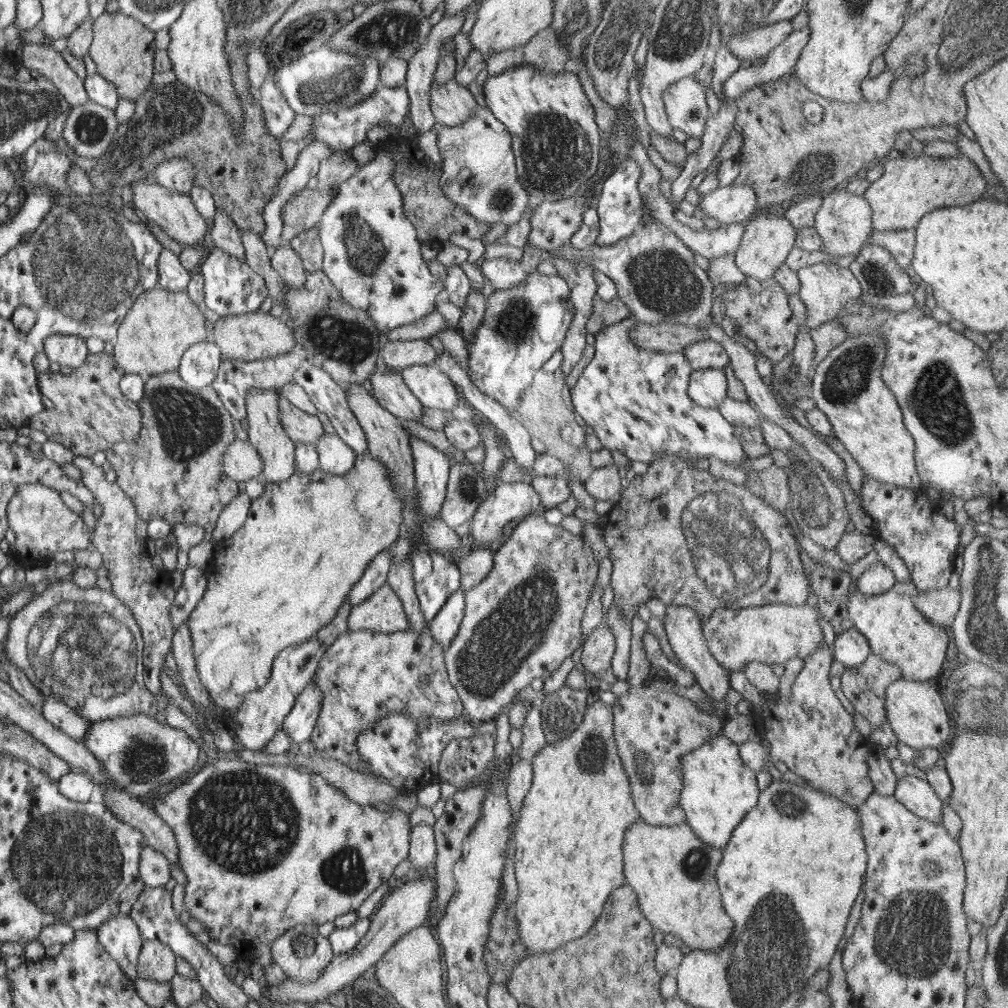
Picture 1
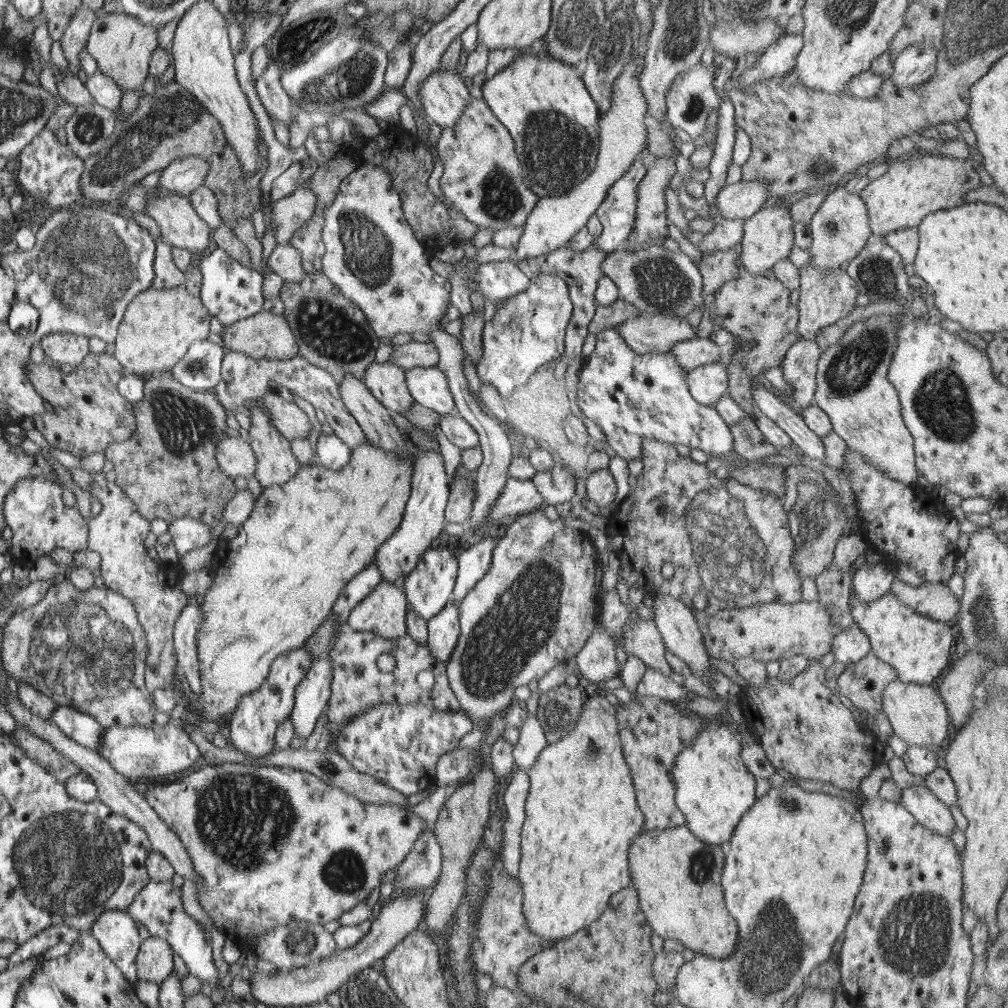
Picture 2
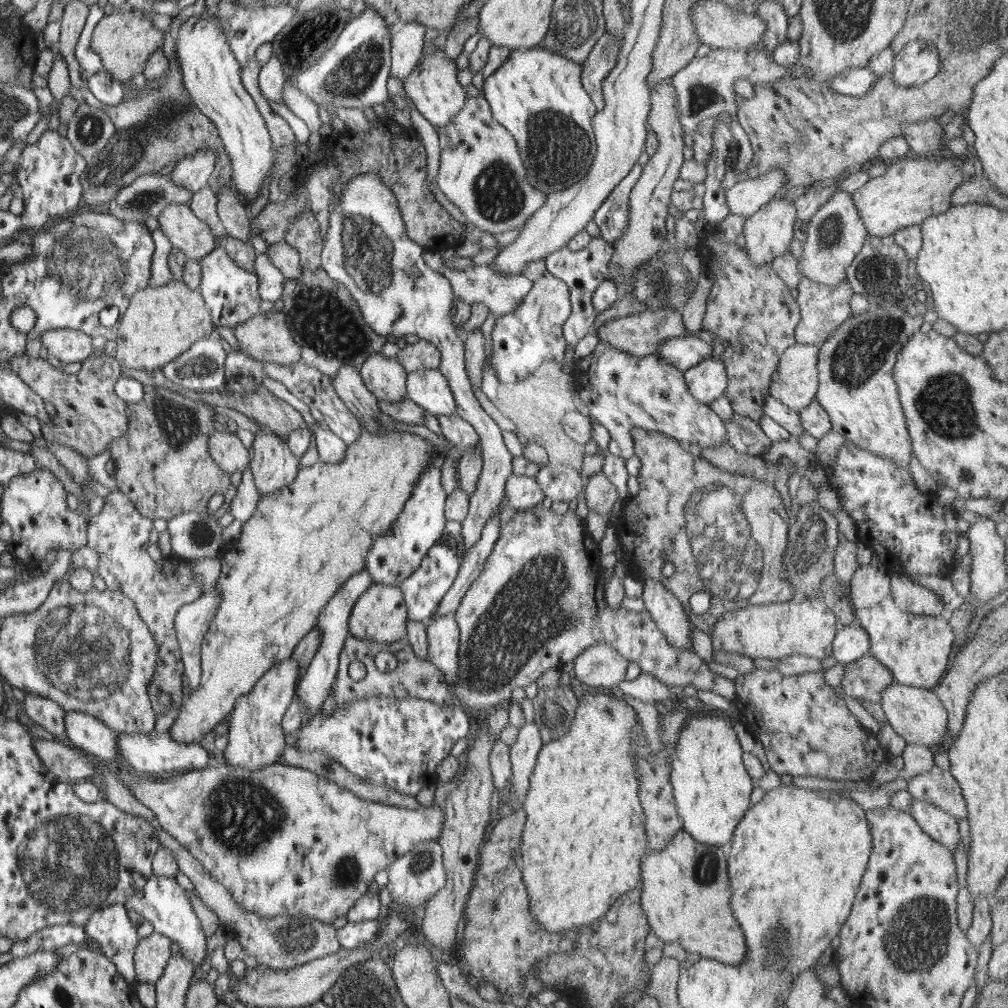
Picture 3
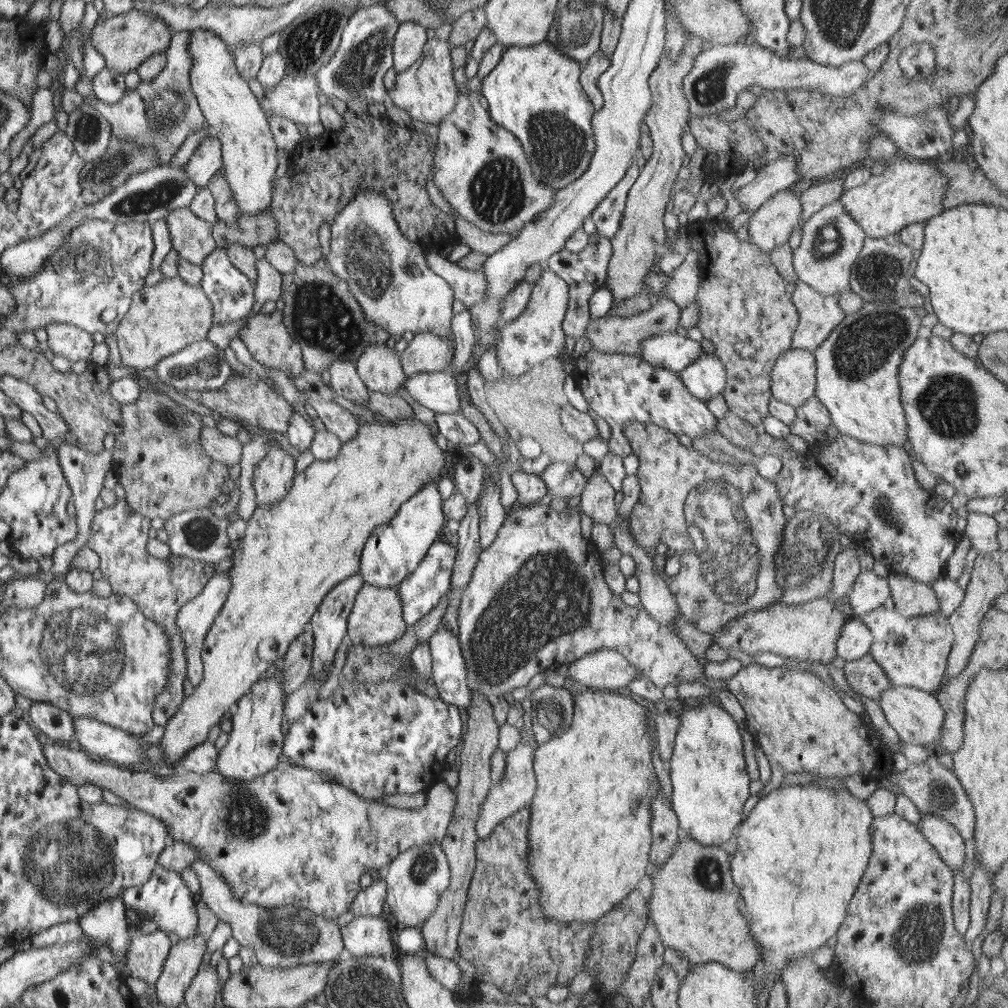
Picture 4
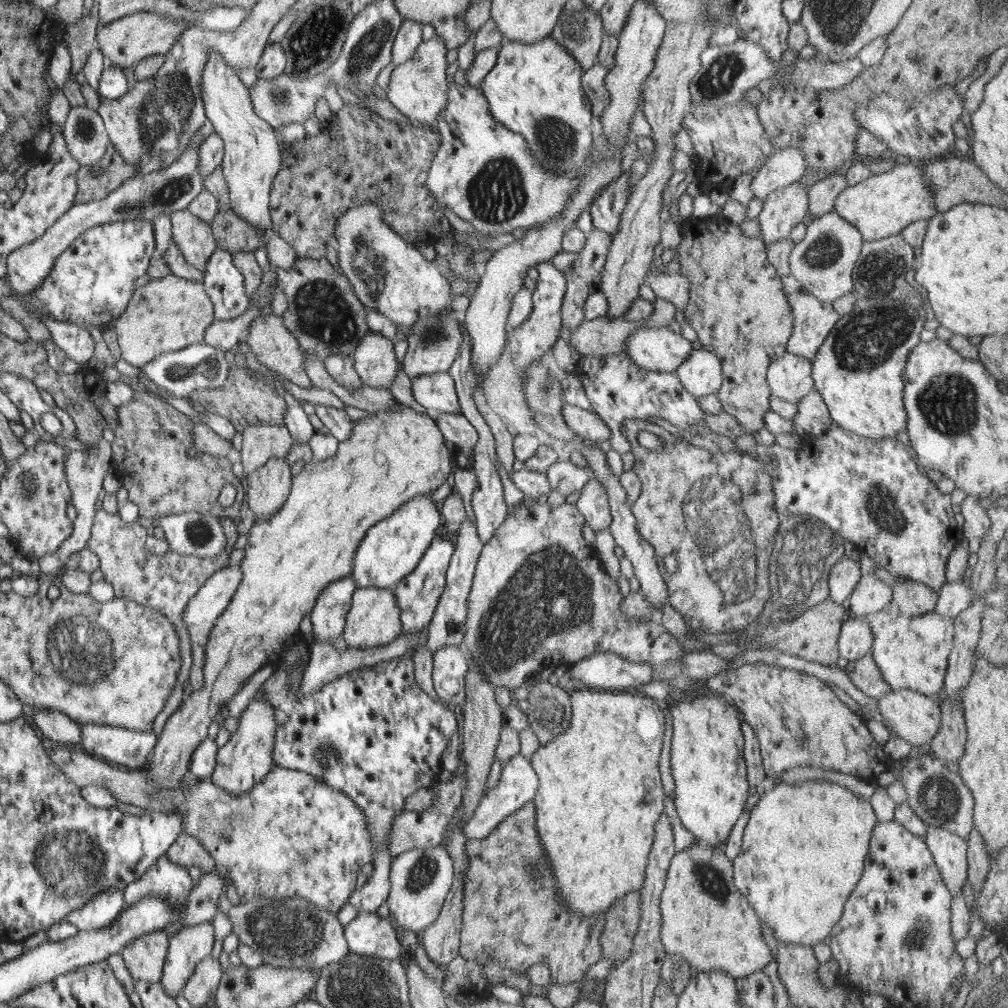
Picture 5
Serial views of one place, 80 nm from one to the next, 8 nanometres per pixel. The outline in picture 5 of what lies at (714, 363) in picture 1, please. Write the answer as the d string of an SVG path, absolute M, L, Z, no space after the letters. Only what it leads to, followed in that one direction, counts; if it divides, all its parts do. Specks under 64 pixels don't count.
M643 326L626 338L622 352L643 370L673 373L694 345L667 327Z

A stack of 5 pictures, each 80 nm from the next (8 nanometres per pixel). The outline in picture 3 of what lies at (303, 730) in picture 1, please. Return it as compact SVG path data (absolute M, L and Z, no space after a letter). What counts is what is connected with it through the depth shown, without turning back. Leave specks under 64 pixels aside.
M364 570L350 576L341 587L335 591L322 611L318 614L318 620L315 624L320 630L320 645L316 654L312 656L305 672L297 680L295 687L296 696L299 696L301 705L305 707L302 723L305 723L307 717L312 716L321 710L323 701L330 694L331 682L334 681L336 670L338 667L338 654L343 646L345 637L348 634L348 616L357 597L367 590L367 587L372 583L371 577Z

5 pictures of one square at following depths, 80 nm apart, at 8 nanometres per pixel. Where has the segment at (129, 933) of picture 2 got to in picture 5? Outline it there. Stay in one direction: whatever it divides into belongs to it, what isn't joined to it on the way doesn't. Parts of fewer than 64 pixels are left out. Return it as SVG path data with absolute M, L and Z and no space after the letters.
M107 888L98 892L98 895L86 902L79 909L75 909L55 924L67 922L78 931L99 931L111 927L123 908L122 889Z

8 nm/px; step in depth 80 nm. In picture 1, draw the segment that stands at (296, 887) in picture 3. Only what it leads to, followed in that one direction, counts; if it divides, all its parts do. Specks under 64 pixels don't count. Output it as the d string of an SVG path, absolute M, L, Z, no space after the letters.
M222 756L217 760L217 762L204 762L200 768L196 769L195 772L188 774L184 780L171 785L170 787L166 788L164 792L159 792L159 795L153 795L153 797L151 797L151 806L157 813L157 816L159 816L159 818L165 822L165 824L172 830L172 833L174 834L174 839L178 850L178 867L181 869L181 872L185 874L185 880L187 880L183 888L182 903L183 906L185 906L185 911L189 913L189 917L193 918L193 920L197 920L199 924L203 925L205 932L203 932L202 935L204 935L208 940L212 940L223 945L233 946L233 948L236 950L236 961L242 959L255 961L257 964L261 965L262 968L273 963L273 960L271 960L270 947L277 937L283 935L283 933L289 931L289 929L293 929L295 925L310 925L311 927L318 927L323 923L334 921L340 915L347 915L347 913L355 912L359 905L361 905L361 903L371 894L371 892L373 892L373 890L375 890L375 888L377 888L377 886L381 886L381 884L386 883L389 876L392 875L393 868L395 868L395 866L397 866L401 860L406 858L408 854L408 838L411 826L409 826L409 823L407 823L409 820L407 813L403 813L403 811L397 809L396 807L390 808L388 806L379 807L359 805L355 800L348 798L341 790L329 785L321 775L309 775L307 773L301 773L297 771L297 769L293 768L293 766L289 766L280 761L273 764L254 764L244 762L239 757L234 758L232 756Z

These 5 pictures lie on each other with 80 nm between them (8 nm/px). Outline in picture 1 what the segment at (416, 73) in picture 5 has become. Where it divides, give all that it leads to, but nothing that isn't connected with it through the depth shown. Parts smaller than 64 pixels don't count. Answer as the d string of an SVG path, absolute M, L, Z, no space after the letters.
M454 78L443 85L431 84L428 98L433 118L439 125L463 125L466 124L465 120L478 113L476 100L469 90L459 86Z

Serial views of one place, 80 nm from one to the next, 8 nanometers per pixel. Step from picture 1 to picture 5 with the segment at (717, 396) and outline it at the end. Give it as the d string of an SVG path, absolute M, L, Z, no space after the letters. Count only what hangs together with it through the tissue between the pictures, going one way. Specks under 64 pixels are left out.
M693 346L690 355L674 370L677 380L694 397L716 394L722 372L720 360L712 353Z

